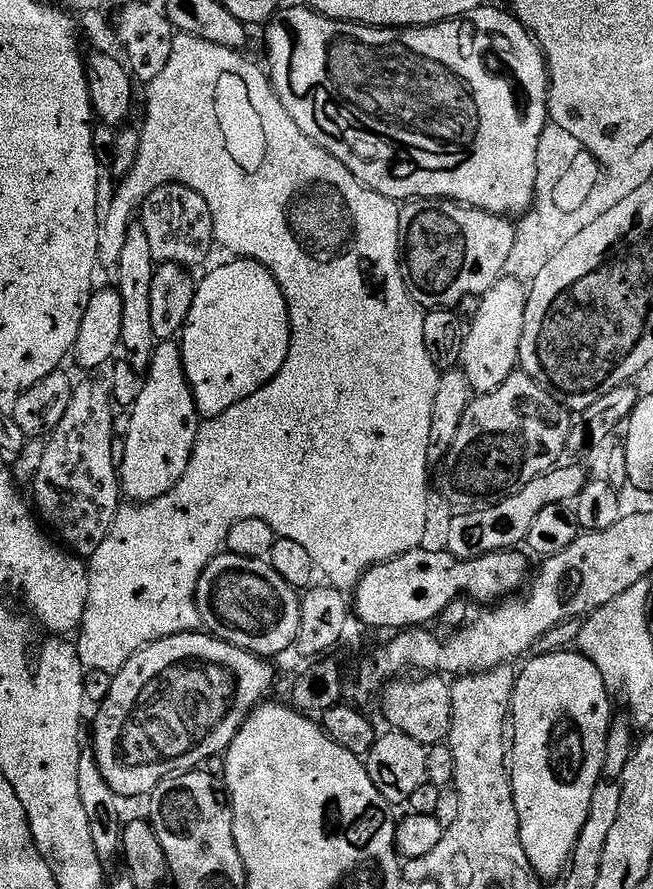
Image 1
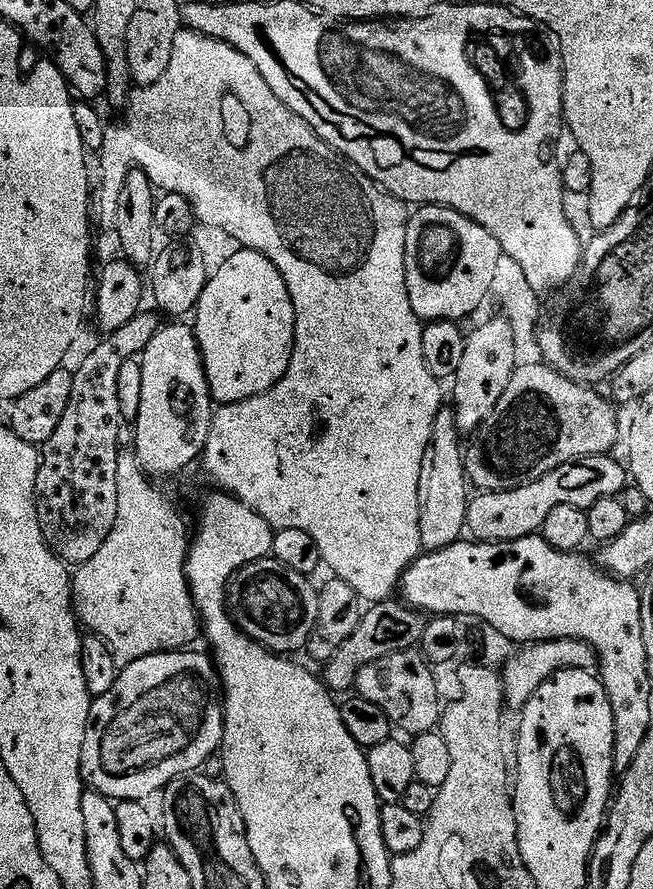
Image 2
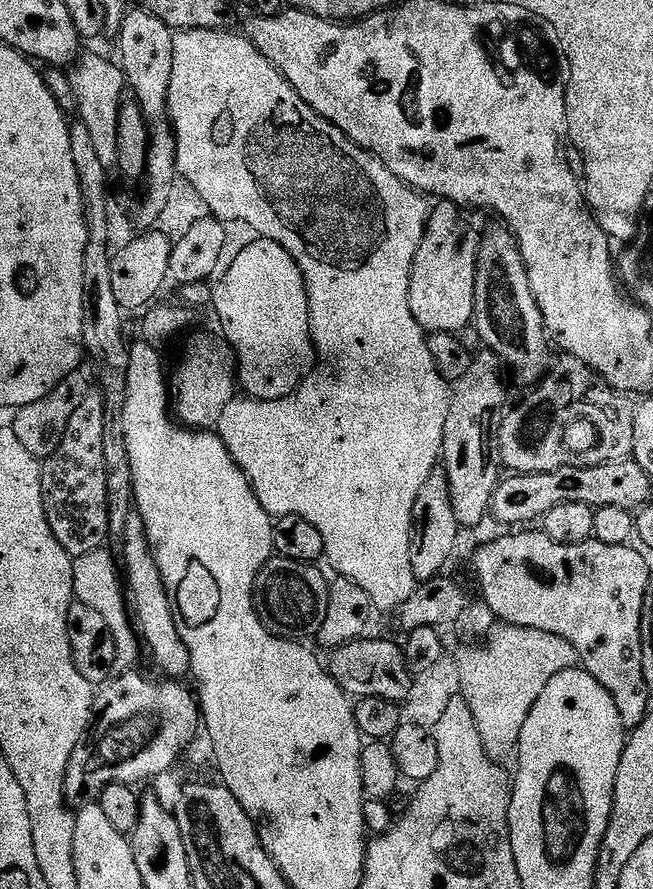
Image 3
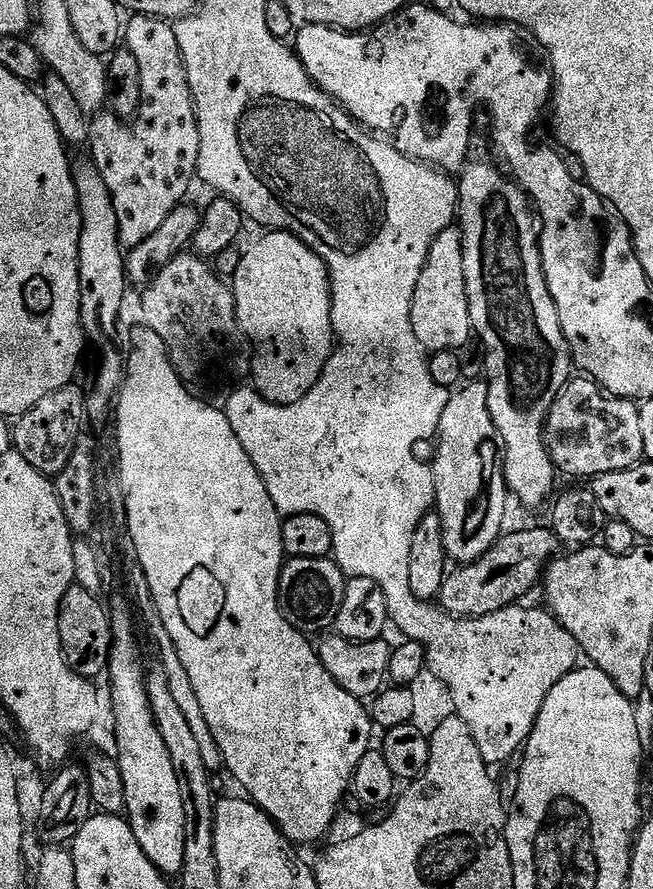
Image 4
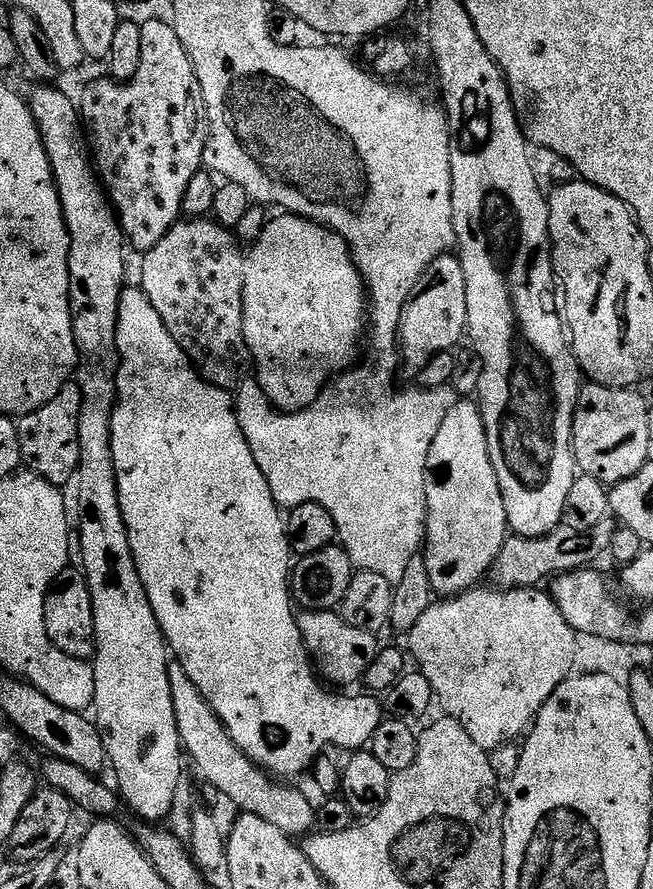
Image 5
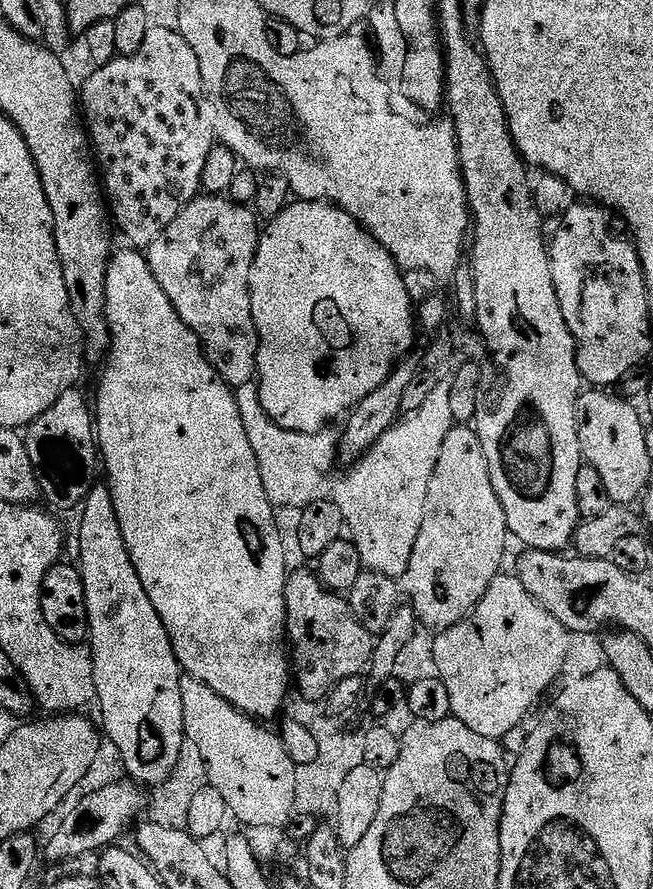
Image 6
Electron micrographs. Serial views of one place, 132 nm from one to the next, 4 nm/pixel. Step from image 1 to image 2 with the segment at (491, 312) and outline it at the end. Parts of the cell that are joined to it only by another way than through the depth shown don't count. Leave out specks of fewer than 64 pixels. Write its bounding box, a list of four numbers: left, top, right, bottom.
[450,314,518,433]

